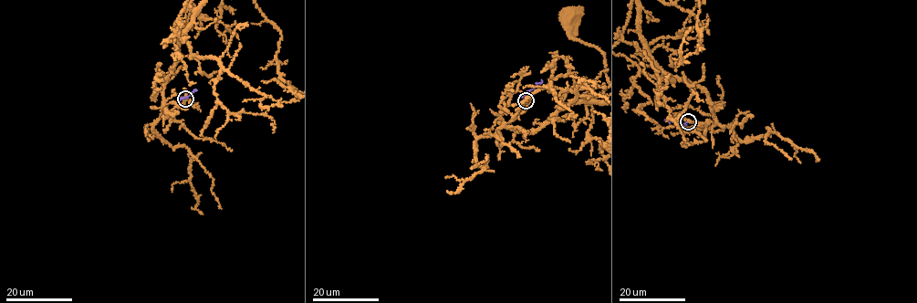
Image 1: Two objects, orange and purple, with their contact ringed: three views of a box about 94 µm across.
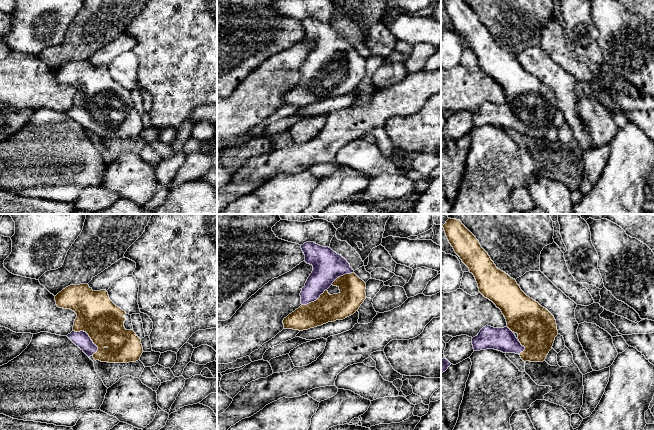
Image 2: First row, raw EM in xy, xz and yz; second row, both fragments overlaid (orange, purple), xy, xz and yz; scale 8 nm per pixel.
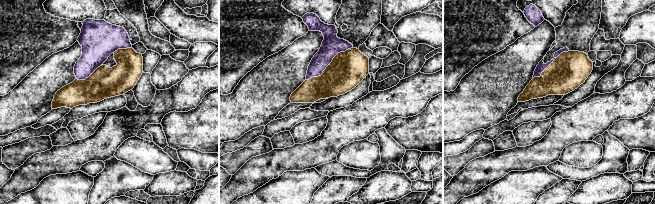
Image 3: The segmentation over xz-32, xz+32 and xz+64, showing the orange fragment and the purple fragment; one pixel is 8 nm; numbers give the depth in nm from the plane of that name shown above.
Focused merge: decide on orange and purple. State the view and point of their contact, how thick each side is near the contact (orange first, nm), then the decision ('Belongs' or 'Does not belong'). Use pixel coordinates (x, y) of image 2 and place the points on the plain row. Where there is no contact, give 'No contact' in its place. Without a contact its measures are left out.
Touches orange at xy (89, 112). Thickness 320 nm (orange) against 130 nm. Belongs

